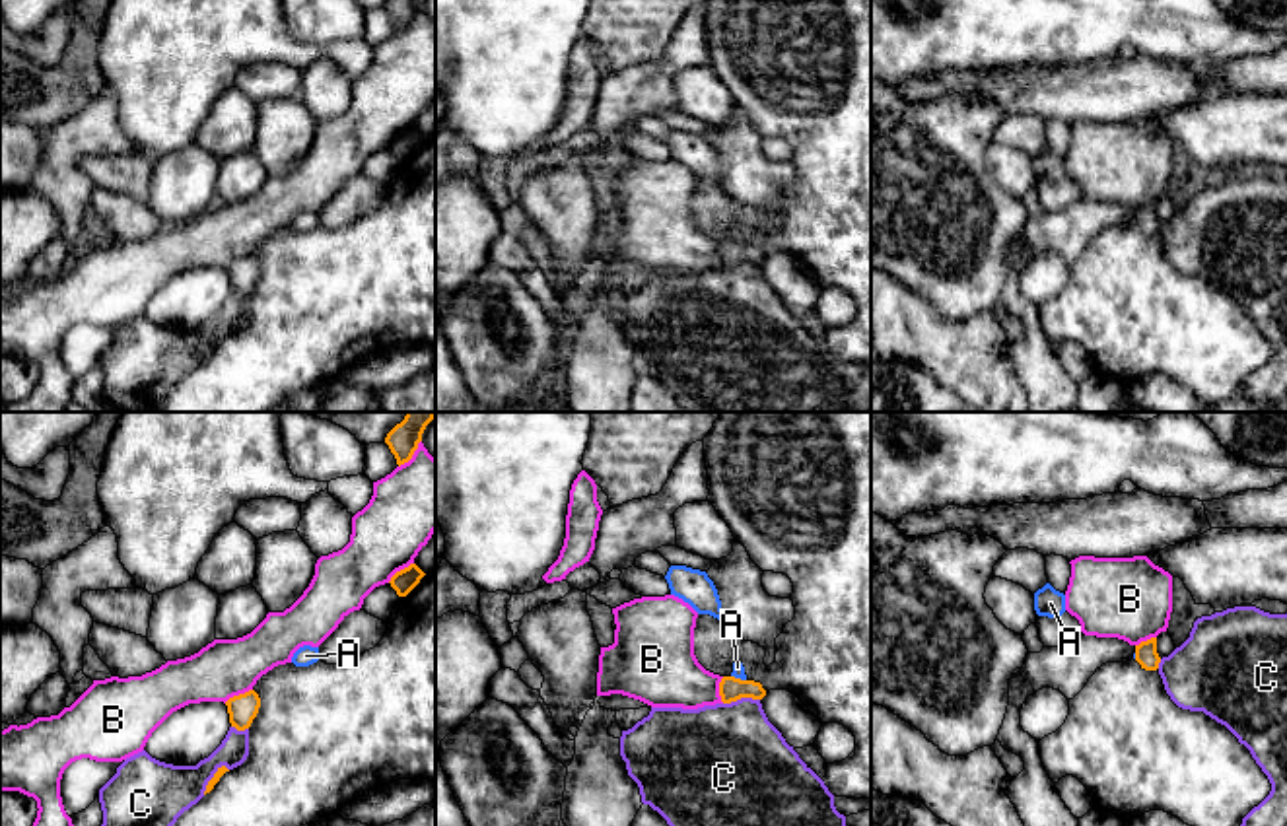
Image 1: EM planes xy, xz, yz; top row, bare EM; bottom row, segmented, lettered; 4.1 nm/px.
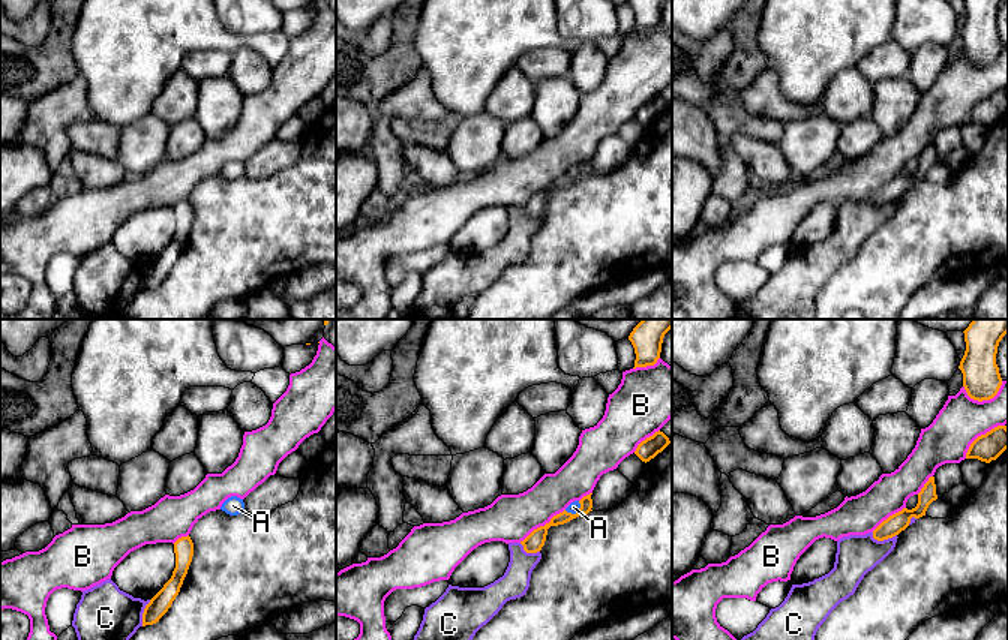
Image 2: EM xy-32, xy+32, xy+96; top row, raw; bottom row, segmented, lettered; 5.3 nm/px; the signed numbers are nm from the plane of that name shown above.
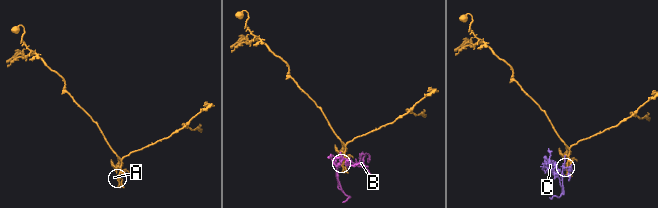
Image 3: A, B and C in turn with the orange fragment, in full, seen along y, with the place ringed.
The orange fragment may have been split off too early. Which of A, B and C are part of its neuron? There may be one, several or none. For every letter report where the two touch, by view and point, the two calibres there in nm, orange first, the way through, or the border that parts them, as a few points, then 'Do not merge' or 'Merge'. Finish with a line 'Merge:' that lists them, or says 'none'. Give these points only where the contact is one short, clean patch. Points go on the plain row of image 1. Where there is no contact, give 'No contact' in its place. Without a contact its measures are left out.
A: Touches orange at xz (739, 243). Thickness 100 nm (orange) against 50 nm. Boundary: xz (731, 240), (745, 245). Do not merge
B: Touches orange at xy (401, 135). Thickness 100 nm (orange) against 300 nm. Do not merge
C: Touches orange at xy (210, 344). Thickness 40 nm (orange) against 280 nm. Do not merge
Merge: none

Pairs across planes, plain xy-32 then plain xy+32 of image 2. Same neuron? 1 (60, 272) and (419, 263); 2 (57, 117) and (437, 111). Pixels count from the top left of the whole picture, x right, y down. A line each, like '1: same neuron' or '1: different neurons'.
1: same neuron
2: same neuron

